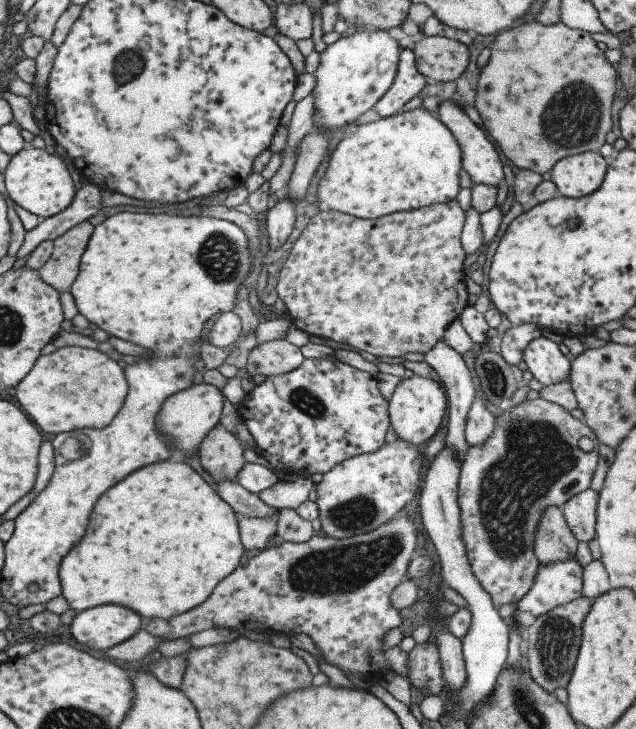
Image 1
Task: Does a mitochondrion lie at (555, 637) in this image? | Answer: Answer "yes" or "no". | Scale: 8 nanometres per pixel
yes

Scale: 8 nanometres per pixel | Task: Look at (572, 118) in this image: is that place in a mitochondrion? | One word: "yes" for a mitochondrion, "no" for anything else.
yes

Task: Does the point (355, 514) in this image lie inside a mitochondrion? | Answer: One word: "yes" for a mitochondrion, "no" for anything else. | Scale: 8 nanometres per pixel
yes

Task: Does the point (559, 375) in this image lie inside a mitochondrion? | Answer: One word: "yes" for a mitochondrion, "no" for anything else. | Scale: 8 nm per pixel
no

